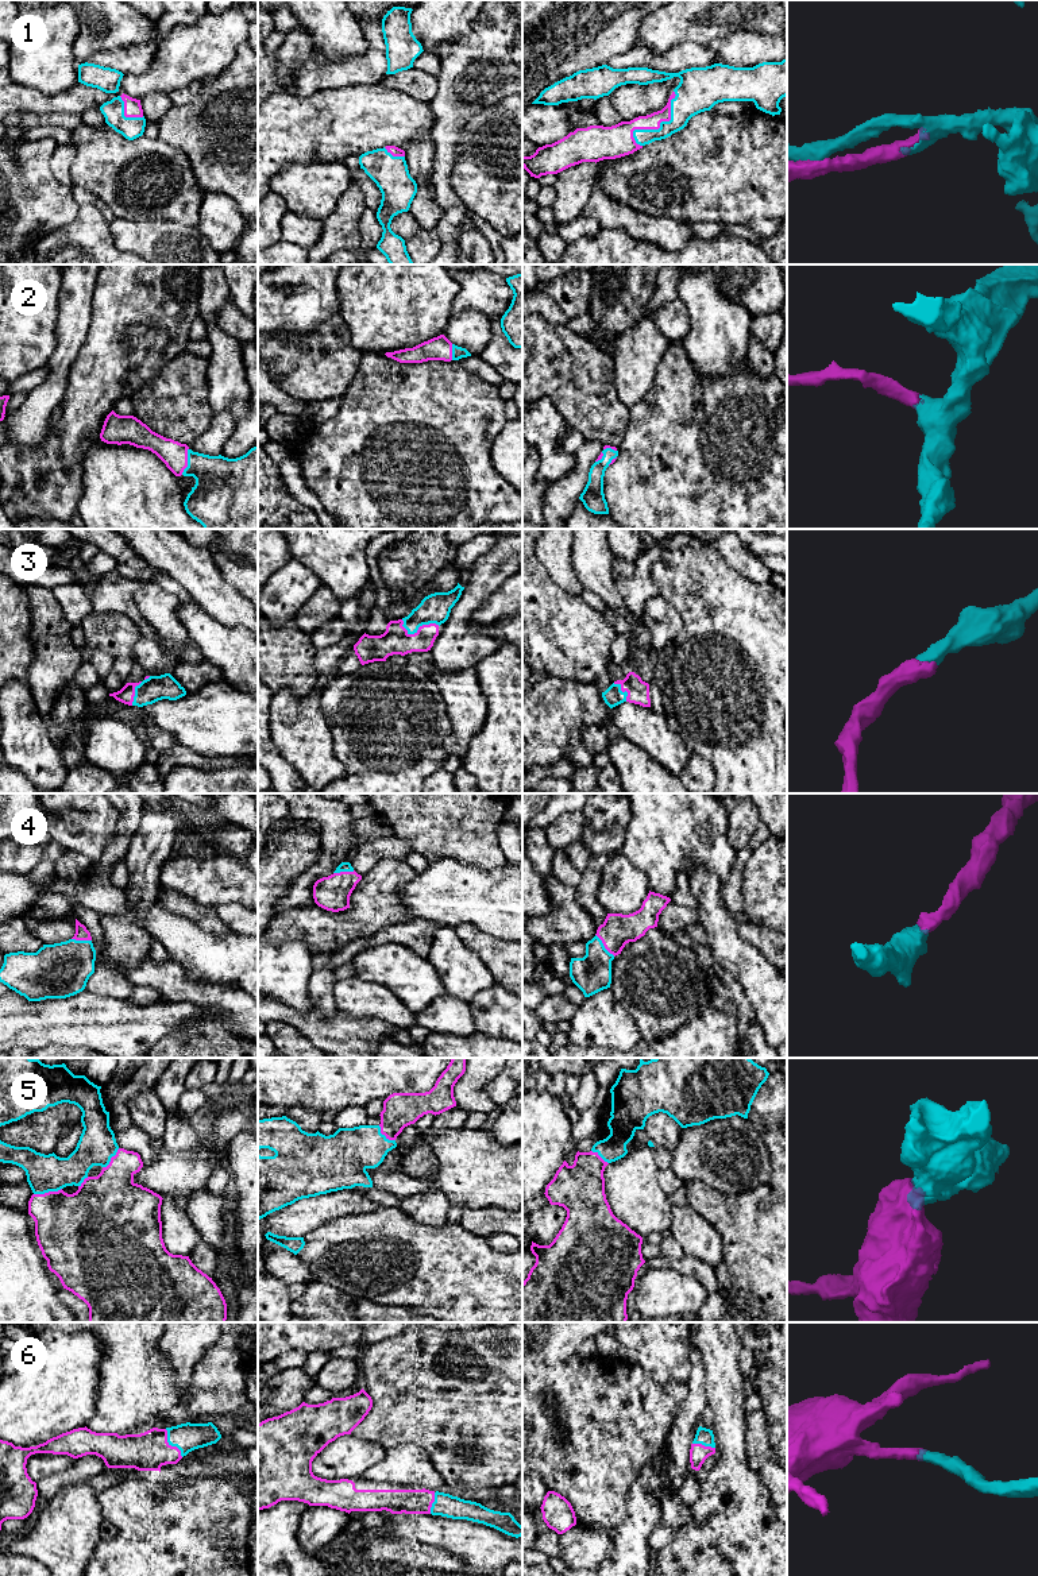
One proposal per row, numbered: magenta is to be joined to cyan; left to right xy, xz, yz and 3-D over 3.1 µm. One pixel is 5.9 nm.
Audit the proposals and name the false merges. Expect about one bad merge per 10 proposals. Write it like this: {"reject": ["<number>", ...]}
{"reject": []}

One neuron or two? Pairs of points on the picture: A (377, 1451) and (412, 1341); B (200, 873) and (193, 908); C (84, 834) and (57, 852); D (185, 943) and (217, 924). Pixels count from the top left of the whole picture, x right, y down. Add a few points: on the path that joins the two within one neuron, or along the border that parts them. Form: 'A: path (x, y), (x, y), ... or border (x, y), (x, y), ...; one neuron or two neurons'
A: border (351, 1433), (377, 1441), (385, 1451); two neurons
B: border (166, 888), (186, 895), (204, 908); two neurons
C: border (53, 839), (66, 849); two neurons
D: border (178, 915), (186, 915), (208, 931), (230, 931); two neurons

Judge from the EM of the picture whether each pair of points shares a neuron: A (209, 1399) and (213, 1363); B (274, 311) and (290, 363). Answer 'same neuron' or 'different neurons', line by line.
A: same neuron
B: different neurons

